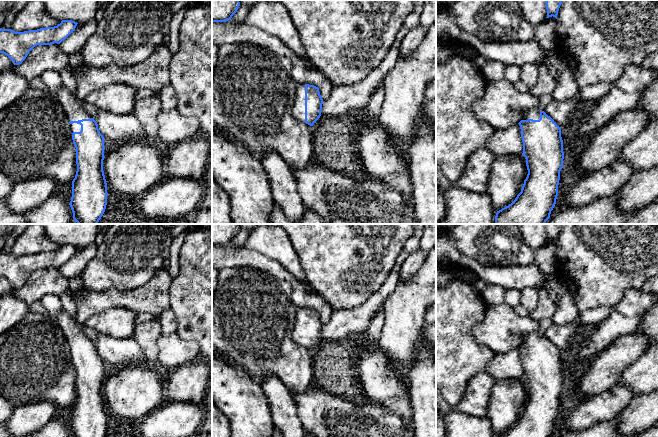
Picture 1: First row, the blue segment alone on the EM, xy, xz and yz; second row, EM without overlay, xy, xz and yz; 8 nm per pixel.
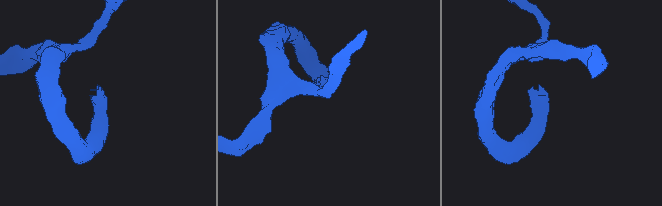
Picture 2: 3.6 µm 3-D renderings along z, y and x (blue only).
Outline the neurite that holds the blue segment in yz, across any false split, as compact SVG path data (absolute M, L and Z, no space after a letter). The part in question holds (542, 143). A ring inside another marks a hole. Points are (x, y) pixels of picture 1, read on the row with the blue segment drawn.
M537 107L518 124L528 174L515 200L497 211L495 224L545 224L556 204L563 168L561 127Z

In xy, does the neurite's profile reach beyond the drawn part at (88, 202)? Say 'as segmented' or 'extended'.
extended

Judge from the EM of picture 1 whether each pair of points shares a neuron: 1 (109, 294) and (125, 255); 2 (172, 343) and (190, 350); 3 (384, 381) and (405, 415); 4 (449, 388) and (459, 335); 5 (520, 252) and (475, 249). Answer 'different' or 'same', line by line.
1: different
2: same
3: same
4: same
5: same

